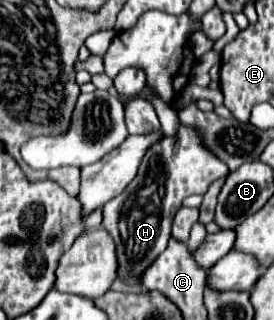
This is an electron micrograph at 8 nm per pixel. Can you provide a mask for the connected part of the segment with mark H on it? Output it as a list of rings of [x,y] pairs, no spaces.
[[[179,123],[175,135],[163,135],[155,145],[151,145],[151,149],[147,149],[131,185],[103,207],[103,229],[115,241],[119,279],[125,285],[141,285],[139,277],[155,257],[167,249],[171,239],[171,221],[183,199],[193,193],[205,195],[207,187],[227,173],[227,165],[223,165],[223,161],[203,145],[203,133],[191,125]]]

